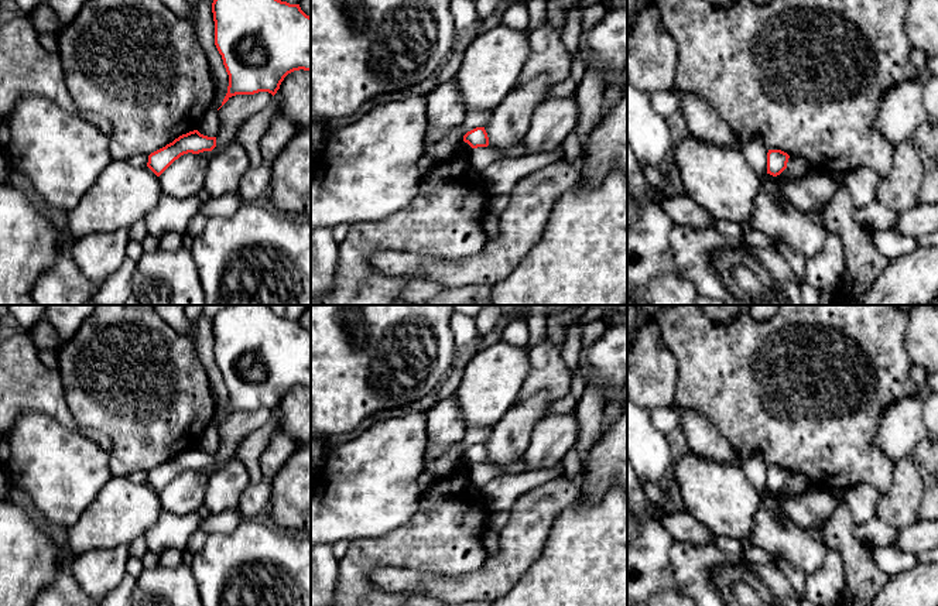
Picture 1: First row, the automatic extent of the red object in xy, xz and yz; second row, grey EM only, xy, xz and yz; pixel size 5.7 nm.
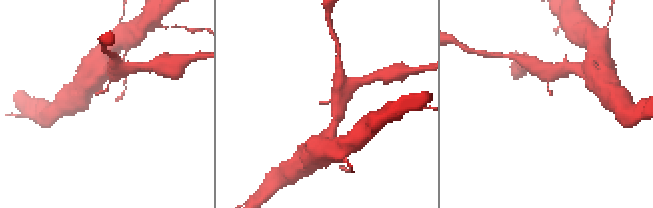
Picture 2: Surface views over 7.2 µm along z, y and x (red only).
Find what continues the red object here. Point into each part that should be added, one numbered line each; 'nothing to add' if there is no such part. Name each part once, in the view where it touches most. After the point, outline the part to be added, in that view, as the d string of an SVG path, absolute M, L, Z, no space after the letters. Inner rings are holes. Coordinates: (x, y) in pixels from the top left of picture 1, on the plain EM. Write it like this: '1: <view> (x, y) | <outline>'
nothing to add

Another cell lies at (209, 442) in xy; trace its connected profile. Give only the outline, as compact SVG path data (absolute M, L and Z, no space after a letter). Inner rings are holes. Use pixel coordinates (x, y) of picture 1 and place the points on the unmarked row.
M210 424L198 442L198 448L208 453L216 453L220 445L219 429Z

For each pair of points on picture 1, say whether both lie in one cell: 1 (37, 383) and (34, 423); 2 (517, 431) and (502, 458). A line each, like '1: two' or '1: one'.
1: two
2: one

